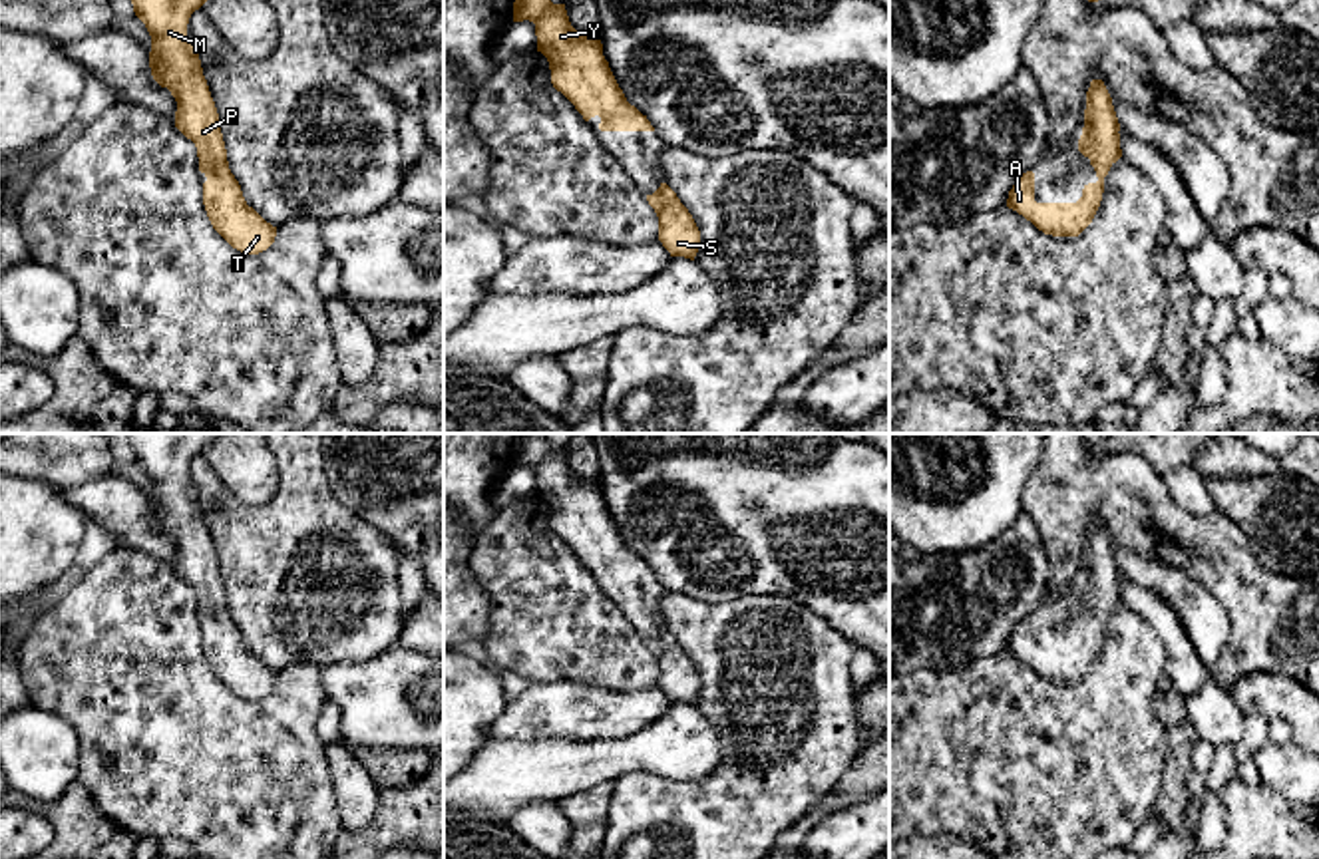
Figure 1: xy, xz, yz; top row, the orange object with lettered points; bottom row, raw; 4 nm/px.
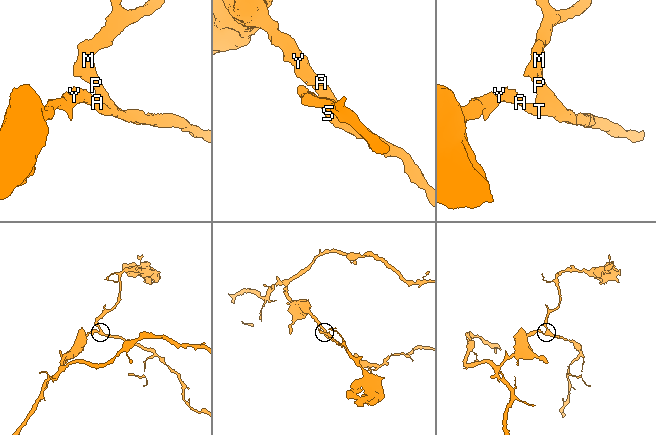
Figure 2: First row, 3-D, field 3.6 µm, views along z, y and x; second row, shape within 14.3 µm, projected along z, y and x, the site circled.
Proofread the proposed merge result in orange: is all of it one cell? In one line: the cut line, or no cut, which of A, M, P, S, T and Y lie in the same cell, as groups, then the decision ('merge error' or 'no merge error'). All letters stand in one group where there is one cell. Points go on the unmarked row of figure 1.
cut none; groups A M P S T Y; no merge error

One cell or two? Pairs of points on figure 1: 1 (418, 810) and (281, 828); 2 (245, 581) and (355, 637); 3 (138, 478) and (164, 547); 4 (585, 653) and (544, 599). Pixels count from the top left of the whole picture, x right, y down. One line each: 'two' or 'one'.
1: two
2: one
3: two
4: one

